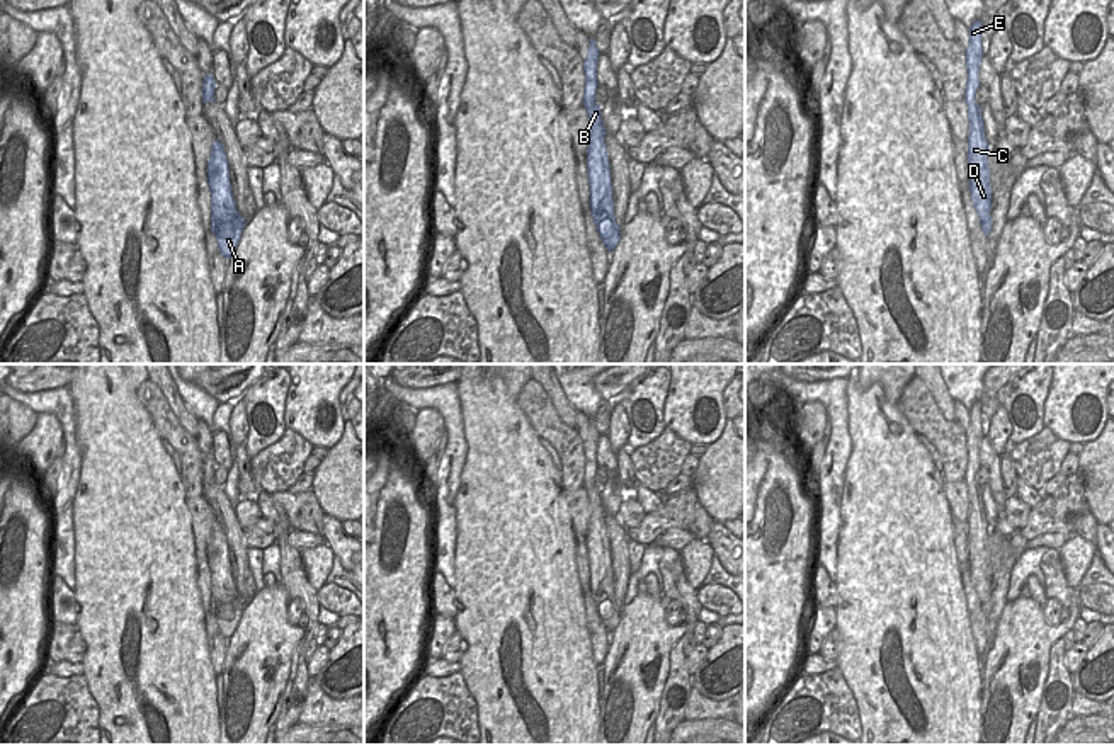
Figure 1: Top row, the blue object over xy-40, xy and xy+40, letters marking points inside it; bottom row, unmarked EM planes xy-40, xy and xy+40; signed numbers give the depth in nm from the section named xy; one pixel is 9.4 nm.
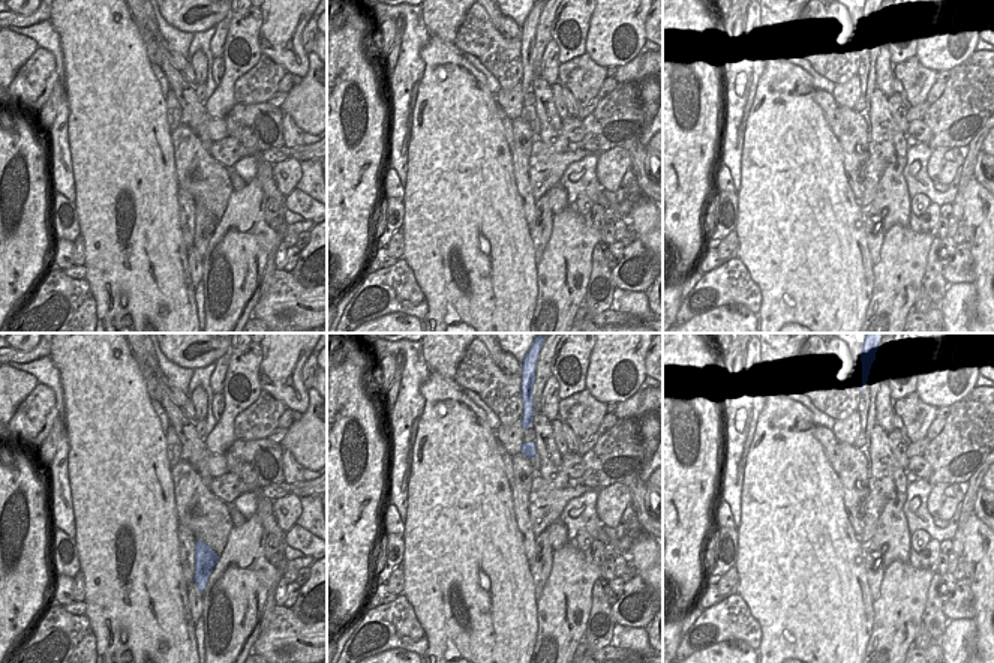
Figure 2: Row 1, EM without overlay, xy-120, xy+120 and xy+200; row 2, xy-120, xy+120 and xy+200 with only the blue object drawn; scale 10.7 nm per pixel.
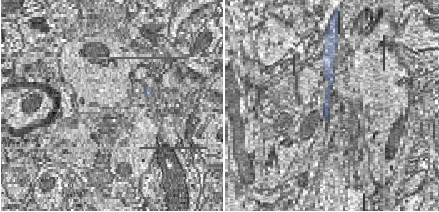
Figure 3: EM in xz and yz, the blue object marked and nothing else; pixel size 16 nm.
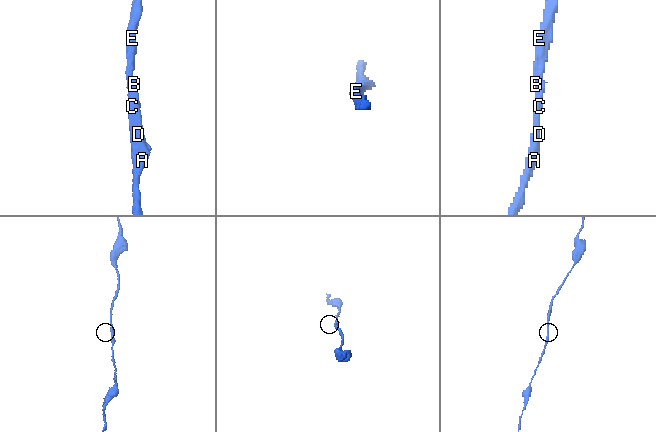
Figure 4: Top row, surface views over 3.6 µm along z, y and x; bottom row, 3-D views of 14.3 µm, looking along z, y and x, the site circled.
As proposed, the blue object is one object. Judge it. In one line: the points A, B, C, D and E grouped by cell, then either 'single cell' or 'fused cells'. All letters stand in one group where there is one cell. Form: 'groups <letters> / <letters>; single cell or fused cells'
groups A B C D E; single cell

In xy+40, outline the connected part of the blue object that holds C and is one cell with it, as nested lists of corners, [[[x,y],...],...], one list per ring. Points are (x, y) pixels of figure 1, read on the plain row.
[[[975,401],[969,408],[969,425],[966,429],[966,451],[968,463],[964,481],[968,486],[969,515],[968,515],[968,554],[969,554],[969,573],[973,587],[978,594],[981,611],[988,617],[992,611],[992,570],[990,570],[990,548],[988,534],[990,526],[985,519],[985,507],[981,498],[981,486],[976,485],[975,475],[980,469],[980,444],[983,439],[981,429],[981,403]]]

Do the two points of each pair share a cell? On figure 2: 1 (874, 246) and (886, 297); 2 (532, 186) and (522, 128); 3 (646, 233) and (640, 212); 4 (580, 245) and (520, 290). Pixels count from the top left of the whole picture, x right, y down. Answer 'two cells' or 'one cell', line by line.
1: two cells
2: one cell
3: one cell
4: two cells

